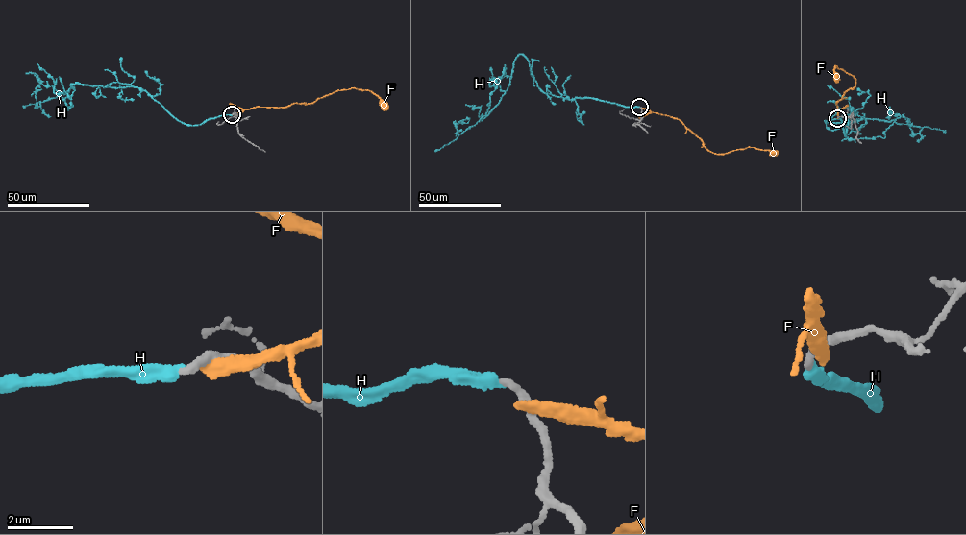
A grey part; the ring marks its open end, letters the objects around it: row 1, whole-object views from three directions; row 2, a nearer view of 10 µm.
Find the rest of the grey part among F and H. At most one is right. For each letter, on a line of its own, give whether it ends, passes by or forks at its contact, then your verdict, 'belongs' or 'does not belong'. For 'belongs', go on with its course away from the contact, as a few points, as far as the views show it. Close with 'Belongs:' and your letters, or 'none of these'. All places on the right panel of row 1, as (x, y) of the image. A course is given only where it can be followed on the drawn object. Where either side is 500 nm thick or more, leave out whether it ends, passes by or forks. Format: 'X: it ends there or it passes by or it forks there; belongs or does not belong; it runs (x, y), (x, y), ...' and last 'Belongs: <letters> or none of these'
F: it ends there; does not belong
H: it ends there; does not belong
Belongs: none of these

